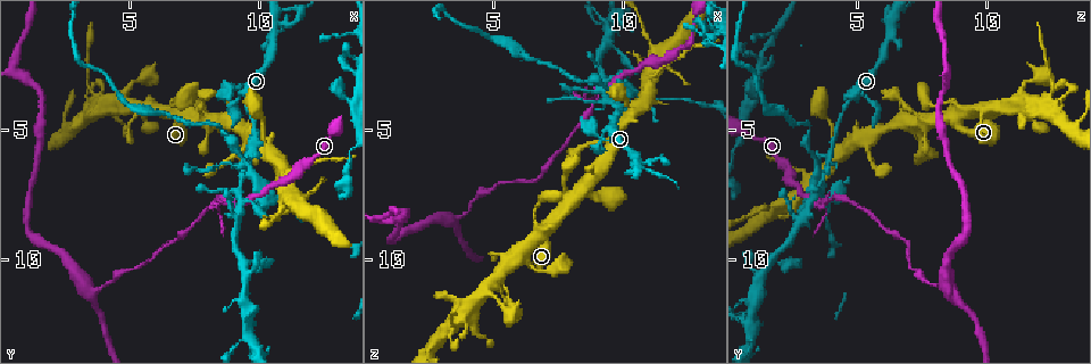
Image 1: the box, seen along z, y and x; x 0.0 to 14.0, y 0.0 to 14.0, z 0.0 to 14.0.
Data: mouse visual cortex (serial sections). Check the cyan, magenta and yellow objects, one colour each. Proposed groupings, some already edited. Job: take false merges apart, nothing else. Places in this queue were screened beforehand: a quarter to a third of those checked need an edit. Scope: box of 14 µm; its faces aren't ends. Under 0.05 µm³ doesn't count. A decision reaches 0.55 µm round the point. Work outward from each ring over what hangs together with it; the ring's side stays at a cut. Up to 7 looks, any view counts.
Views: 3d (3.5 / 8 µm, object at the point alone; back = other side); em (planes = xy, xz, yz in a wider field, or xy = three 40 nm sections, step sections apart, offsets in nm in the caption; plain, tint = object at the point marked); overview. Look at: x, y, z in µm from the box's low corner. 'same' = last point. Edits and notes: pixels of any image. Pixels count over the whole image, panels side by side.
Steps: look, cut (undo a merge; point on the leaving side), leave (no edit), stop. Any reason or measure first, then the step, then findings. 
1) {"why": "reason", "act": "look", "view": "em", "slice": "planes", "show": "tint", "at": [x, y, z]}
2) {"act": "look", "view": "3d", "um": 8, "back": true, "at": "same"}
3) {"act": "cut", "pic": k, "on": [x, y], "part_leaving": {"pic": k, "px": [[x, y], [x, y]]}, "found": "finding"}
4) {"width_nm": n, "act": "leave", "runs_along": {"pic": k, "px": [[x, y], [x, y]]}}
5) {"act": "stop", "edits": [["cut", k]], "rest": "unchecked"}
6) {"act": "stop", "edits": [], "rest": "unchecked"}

{"why": "abrupt turn", "act": "look", "view": "3d", "um": 3.5, "at": [9.7, 10.4, 1.1]}

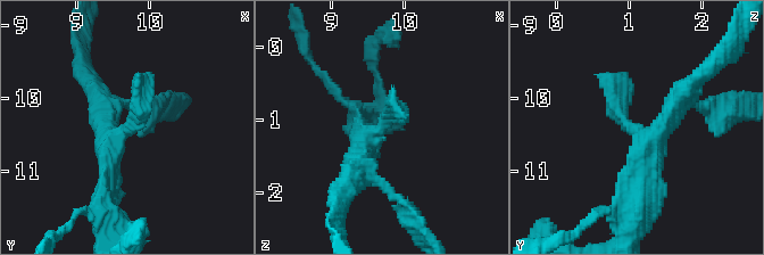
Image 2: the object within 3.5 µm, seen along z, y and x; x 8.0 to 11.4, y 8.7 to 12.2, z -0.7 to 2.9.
{"act": "look", "view": "em", "slice": "xy", "step": 1, "show": "tint", "at": [9.65, 10.45, 1.15]}

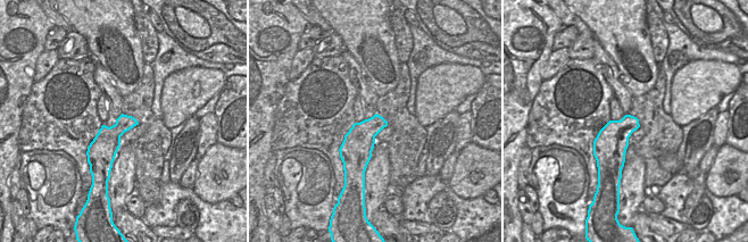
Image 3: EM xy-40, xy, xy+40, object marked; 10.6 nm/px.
{"act": "leave", "runs_along": {"pic": 2, "px": [[355, 171], [390, 92]]}, "found": "continuous, no second cell"}

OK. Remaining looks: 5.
{"why": "three arms meet", "act": "look", "view": "3d", "um": 8, "at": [9.6, 13.0, 1.0]}

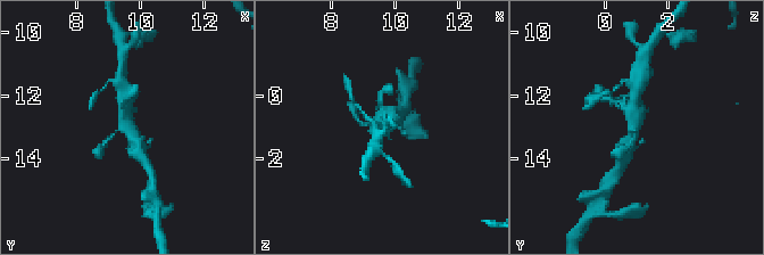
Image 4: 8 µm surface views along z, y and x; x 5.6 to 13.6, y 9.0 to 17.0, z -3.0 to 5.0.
{"why": "shape alone is not enough", "act": "look", "view": "em", "slice": "xy", "step": 5, "show": "tint", "at": [9.5, 12.9, 1.0]}

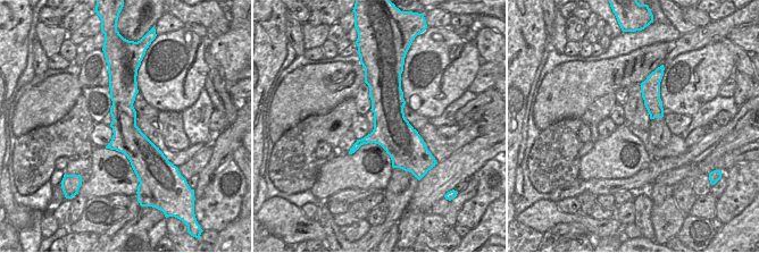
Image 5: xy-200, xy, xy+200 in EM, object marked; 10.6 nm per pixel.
{"act": "leave", "found": "continuous, no second cell"}

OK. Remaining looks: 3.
{"why": "thin arm on a thick one", "act": "look", "view": "3d", "um": 3.5, "at": [3.5, 11.2, 8.4]}

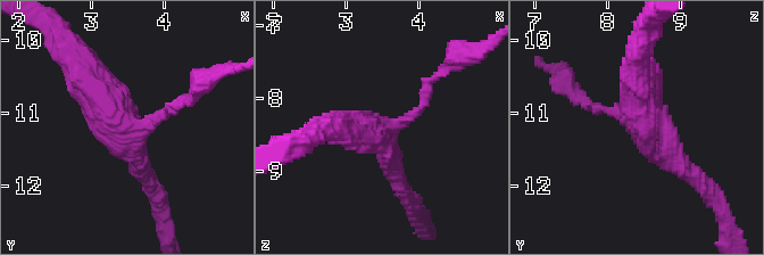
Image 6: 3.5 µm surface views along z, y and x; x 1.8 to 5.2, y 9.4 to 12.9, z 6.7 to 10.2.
{"act": "look", "view": "em", "slice": "xy", "step": 5, "show": "tint", "at": [3.50, 11.25, 8.50]}

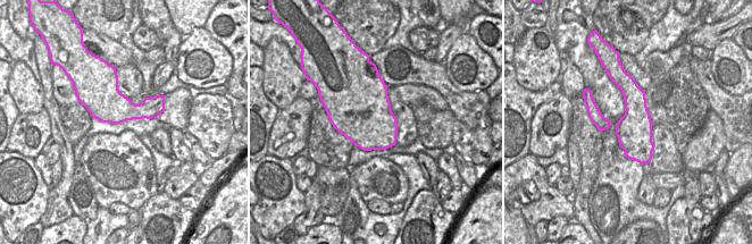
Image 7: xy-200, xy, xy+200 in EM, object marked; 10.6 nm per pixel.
{"arm_widths_nm": [150, 300, 450], "act": "leave", "runs_along": {"pic": 6, "px": [[432, 82], [401, 123], [334, 129]]}, "found": "one cell here"}

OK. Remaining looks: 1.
{"act": "stop", "edits": [], "rest": "unchecked"}

